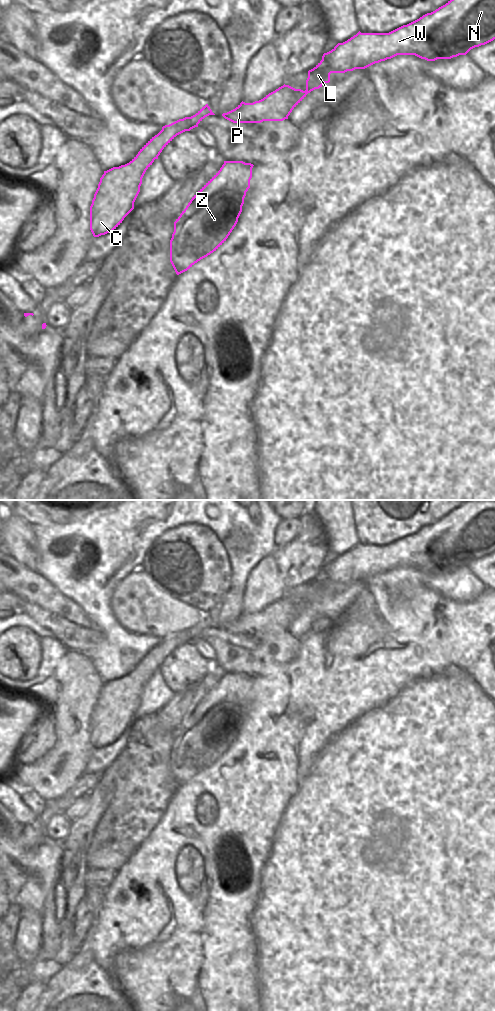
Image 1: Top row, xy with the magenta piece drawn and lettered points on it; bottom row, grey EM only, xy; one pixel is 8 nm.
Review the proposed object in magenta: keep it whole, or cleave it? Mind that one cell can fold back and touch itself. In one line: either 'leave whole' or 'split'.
leave whole

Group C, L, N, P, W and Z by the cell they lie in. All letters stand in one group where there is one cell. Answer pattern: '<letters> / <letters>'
C L N P W Z

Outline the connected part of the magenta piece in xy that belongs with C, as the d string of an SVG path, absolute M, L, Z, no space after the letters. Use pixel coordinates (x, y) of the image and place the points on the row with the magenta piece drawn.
M206 104L195 115L163 126L129 163L104 171L90 206L90 230L94 237L111 233L122 223L134 209L146 170L162 150L177 135L198 127L209 115L215 114Z

